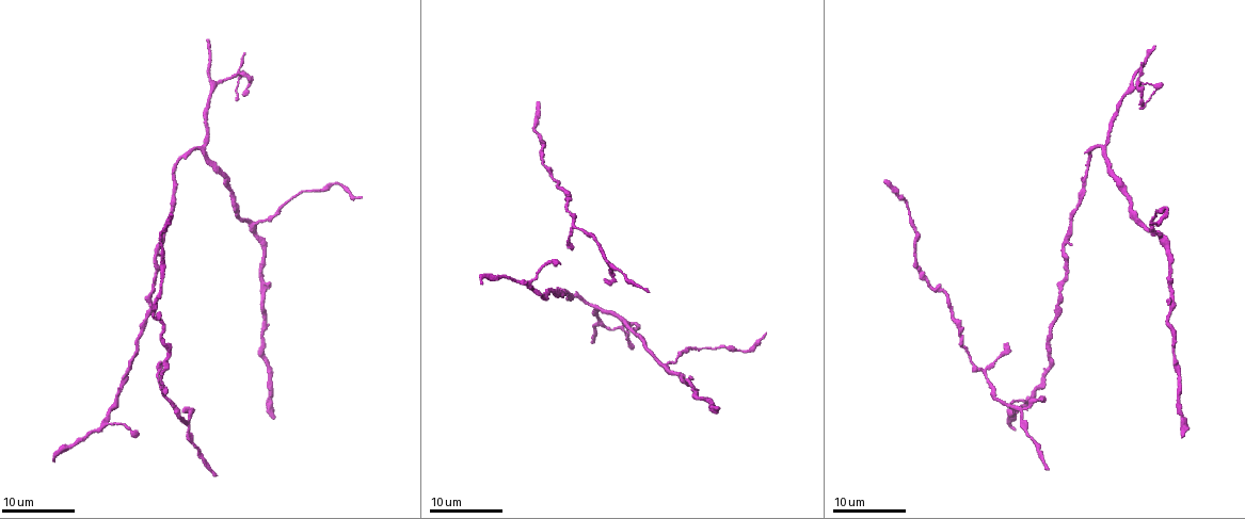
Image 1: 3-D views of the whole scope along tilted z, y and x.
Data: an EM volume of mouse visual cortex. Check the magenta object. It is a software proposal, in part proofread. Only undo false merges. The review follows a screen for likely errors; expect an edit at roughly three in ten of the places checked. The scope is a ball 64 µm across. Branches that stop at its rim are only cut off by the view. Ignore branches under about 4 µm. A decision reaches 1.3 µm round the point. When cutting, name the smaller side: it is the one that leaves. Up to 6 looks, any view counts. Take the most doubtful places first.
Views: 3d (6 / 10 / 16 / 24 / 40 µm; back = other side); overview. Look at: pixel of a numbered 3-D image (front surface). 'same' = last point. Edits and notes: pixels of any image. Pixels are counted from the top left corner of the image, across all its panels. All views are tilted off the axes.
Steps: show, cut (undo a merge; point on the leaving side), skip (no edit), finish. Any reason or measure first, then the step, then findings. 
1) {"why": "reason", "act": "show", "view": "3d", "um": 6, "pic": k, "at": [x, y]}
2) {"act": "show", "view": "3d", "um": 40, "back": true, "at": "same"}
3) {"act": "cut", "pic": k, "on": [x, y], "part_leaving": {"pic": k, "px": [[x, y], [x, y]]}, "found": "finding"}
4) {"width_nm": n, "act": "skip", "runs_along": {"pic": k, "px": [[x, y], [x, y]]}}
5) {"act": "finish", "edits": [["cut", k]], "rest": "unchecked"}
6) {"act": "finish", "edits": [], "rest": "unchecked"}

{"why": "three-way junction", "act": "show", "view": "3d", "um": 16, "pic": 1, "at": [529, 283]}

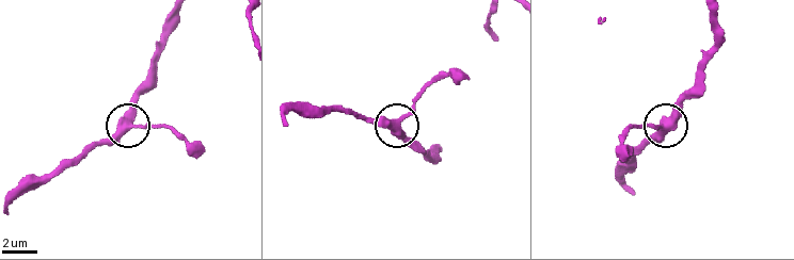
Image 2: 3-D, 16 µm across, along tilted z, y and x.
{"side_arm_um": 10, "act": "skip", "runs_along": {"pic": 2, "px": [[179, 9], [177, 21], [138, 98], [133, 116], [94, 148]]}, "found": "all the same cell"}

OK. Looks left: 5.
{"why": "three-way junction", "act": "show", "view": "3d", "um": 16, "pic": 1, "at": [984, 370]}

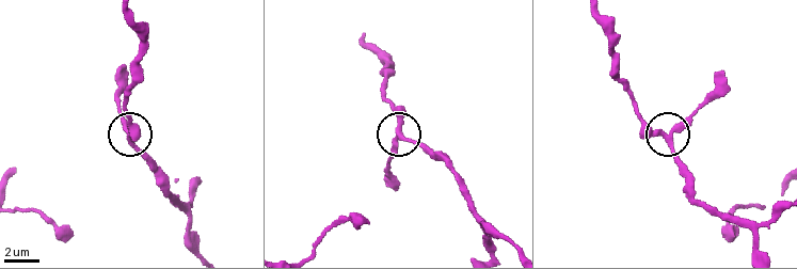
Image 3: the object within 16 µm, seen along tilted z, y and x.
{"act": "skip", "found": "continuous, no second cell"}

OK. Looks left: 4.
{"act": "show", "view": "3d", "um": 10, "pic": 1, "at": [599, 250]}

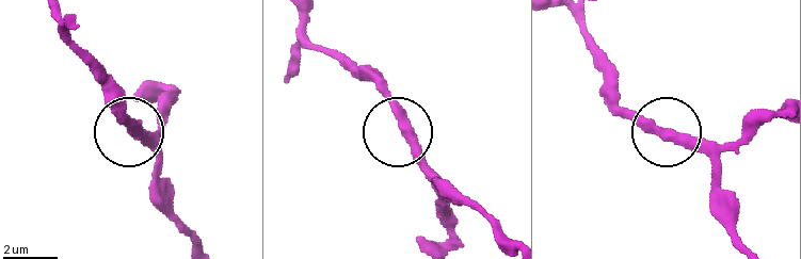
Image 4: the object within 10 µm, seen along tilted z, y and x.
{"act": "skip", "found": "one cell here"}

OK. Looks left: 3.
{"act": "finish", "edits": [], "rest": "unchecked"}

